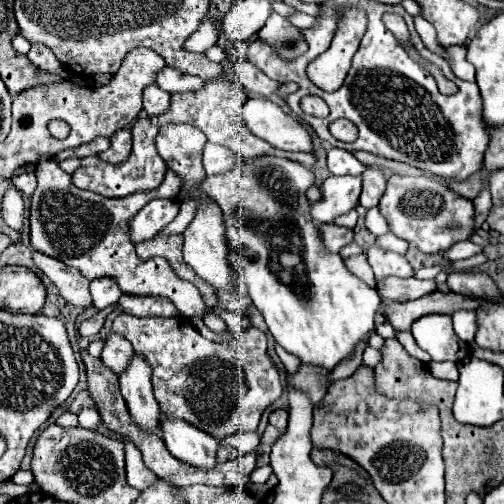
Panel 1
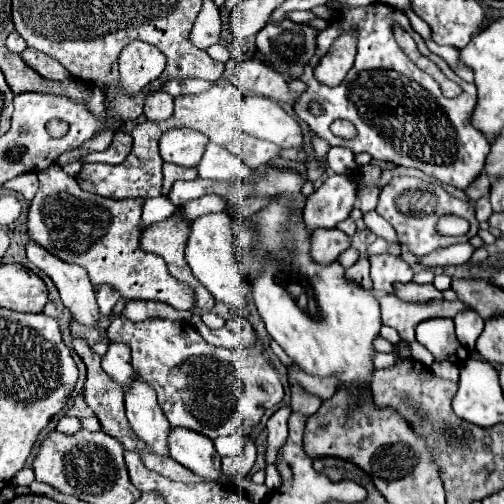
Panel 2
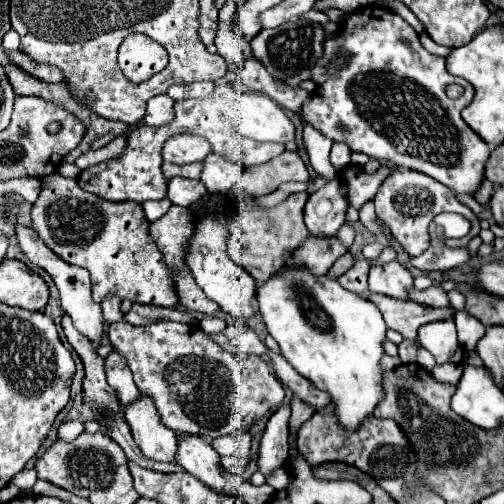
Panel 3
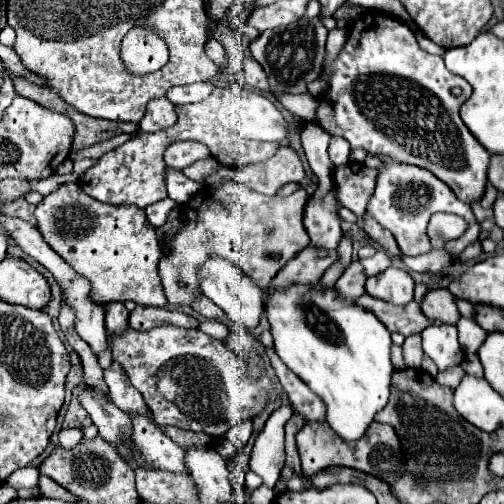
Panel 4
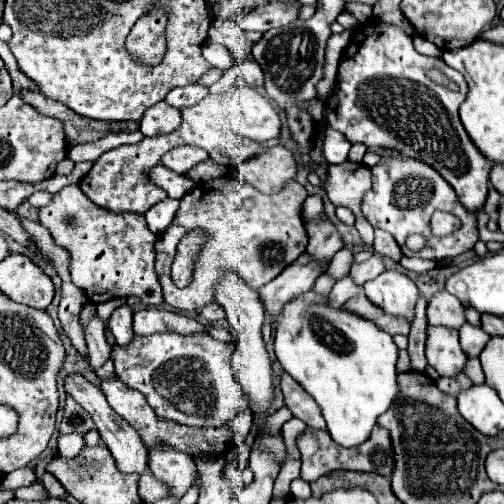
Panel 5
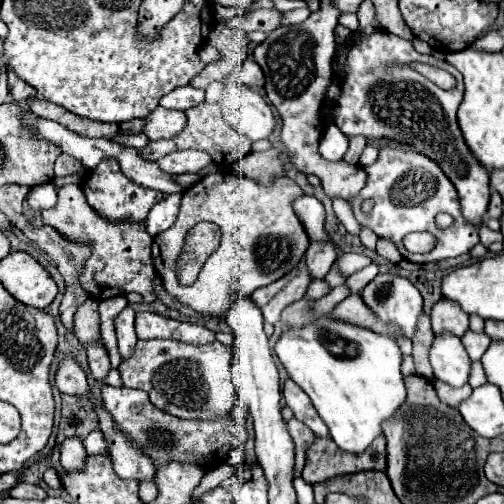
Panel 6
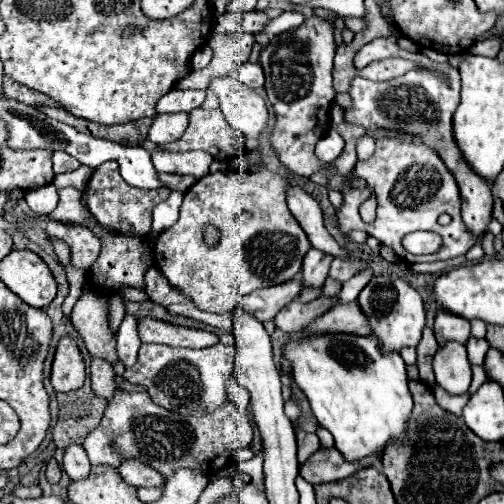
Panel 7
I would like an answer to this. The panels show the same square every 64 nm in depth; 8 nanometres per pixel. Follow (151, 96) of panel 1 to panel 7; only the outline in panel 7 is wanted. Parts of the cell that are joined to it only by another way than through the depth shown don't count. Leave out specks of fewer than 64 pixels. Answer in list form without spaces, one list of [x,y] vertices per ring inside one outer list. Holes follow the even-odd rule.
[[[182,112],[180,114],[158,114],[154,118],[154,124],[150,126],[148,138],[158,146],[176,142],[188,128],[188,122],[190,122],[190,116]]]

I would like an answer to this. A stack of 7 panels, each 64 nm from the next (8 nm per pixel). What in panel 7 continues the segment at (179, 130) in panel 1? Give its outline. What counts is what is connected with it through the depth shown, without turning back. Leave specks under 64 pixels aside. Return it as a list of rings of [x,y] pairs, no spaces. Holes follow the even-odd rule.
[[[156,146],[148,148],[152,164],[158,172],[182,174],[202,178],[208,174],[208,166],[214,160],[208,152],[168,152]]]

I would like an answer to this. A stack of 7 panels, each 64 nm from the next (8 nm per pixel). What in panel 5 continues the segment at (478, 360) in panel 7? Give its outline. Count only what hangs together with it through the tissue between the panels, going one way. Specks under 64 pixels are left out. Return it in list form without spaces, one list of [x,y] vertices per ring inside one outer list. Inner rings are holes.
[[[468,322],[460,328],[460,344],[468,358],[478,358],[488,340],[490,340],[490,336],[484,330],[470,326]]]

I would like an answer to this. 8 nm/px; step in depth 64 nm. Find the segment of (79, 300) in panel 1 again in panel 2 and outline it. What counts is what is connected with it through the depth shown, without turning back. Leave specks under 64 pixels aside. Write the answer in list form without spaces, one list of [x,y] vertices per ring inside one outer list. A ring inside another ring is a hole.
[[[28,240],[28,242],[26,242],[26,254],[28,254],[28,260],[30,260],[36,268],[44,270],[44,272],[52,278],[52,282],[56,284],[56,288],[58,288],[58,292],[60,292],[60,300],[62,300],[62,304],[70,310],[72,318],[74,318],[78,324],[82,324],[84,328],[88,328],[88,330],[98,328],[100,312],[98,312],[98,304],[96,304],[96,296],[94,296],[92,284],[90,284],[90,280],[88,280],[88,272],[84,272],[84,268],[80,268],[80,266],[76,266],[76,264],[64,264],[62,260],[58,260],[56,256],[52,256],[48,250],[40,248],[40,244],[36,244],[34,240]]]

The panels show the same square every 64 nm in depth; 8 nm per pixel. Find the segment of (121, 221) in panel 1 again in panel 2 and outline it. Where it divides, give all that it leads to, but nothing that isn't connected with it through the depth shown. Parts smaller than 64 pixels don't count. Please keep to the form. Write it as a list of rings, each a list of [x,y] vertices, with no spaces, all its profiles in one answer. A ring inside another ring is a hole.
[[[164,162],[163,167],[163,190],[164,196],[168,195],[172,188],[172,180],[194,180],[198,178],[198,168],[184,168],[176,164]],[[52,164],[52,168],[40,172],[38,180],[40,180],[40,190],[36,192],[28,210],[28,234],[32,240],[36,240],[42,248],[52,252],[60,260],[86,268],[92,286],[112,286],[114,290],[120,292],[124,300],[158,300],[178,310],[190,310],[194,306],[192,292],[188,292],[188,288],[184,288],[182,284],[178,284],[176,278],[170,276],[164,258],[156,256],[154,252],[144,252],[140,248],[140,236],[142,236],[140,208],[144,200],[110,200],[84,192],[78,186],[76,178],[64,174],[58,164]]]

